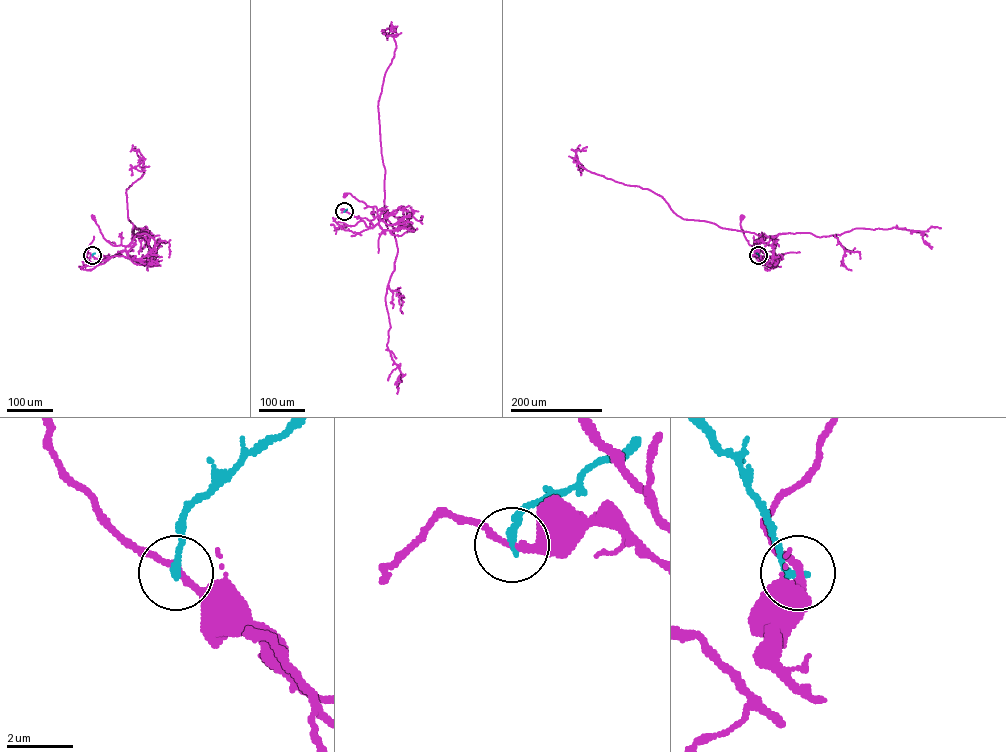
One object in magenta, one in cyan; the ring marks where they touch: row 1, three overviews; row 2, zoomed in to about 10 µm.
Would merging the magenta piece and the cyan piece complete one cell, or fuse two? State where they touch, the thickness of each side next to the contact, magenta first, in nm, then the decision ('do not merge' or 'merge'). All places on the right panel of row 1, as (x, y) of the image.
place (758, 255); calibres 200 and 240 nm; do not merge

